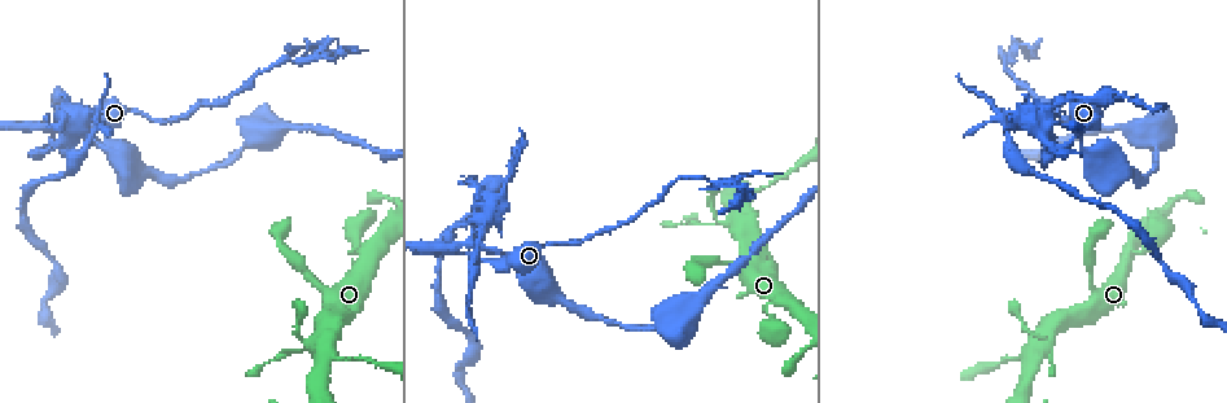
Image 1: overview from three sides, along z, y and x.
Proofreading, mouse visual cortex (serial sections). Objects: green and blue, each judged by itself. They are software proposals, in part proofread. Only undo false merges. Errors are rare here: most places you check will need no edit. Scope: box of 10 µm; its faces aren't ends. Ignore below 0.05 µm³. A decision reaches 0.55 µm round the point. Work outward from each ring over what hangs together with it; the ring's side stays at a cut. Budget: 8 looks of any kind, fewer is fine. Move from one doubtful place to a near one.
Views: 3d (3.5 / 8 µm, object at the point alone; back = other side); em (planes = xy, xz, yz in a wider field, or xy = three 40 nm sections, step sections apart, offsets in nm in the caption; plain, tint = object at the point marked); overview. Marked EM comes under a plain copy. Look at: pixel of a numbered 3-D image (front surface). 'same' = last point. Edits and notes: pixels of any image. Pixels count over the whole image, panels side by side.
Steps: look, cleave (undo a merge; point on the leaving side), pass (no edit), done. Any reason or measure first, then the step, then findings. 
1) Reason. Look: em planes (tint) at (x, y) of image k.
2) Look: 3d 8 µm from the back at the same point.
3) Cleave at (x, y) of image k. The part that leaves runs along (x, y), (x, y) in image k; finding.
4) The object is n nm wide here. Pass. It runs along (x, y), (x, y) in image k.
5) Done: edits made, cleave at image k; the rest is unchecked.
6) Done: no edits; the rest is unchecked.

Three-way junction. Look: em xy step 2 (tint) at (470, 241) of image 1.

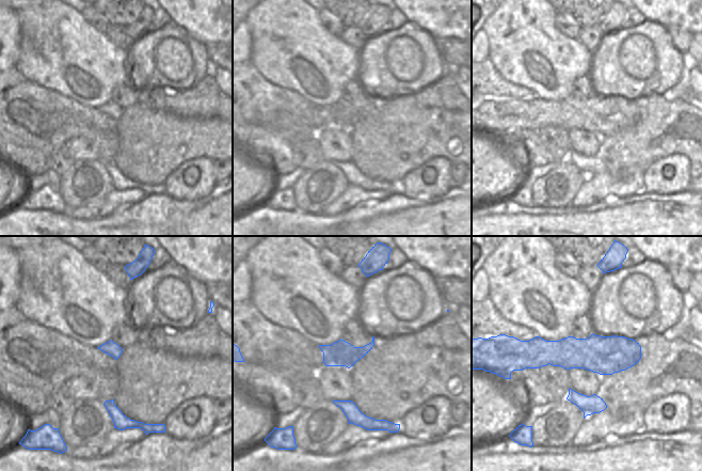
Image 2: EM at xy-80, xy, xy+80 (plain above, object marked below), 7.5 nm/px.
Wider look. Look: 3d 3.5 µm at the same point.

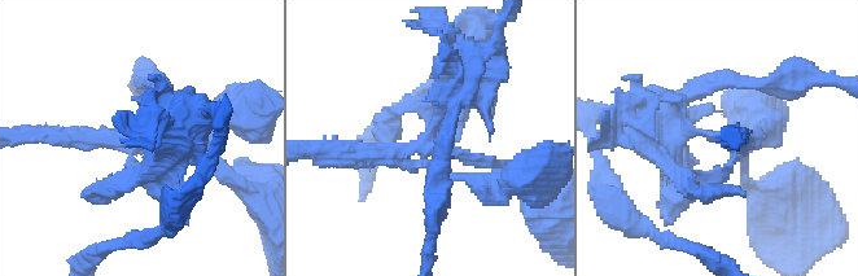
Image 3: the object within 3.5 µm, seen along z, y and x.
The arms are 200, 200, 250 nm wide. Pass. Continuous, no second cell.

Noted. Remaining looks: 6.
Abrupt turn. Look: 3d 8 µm at (1004, 117) of image 1.

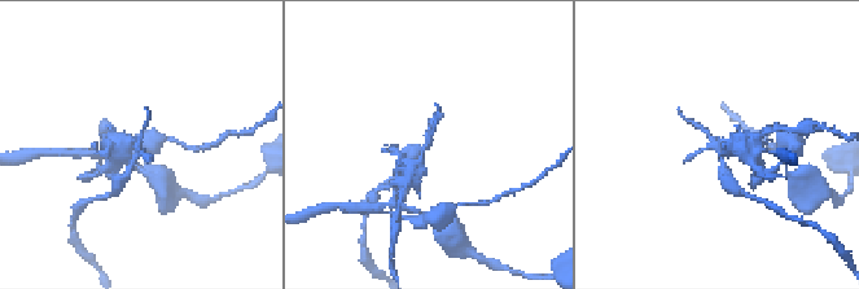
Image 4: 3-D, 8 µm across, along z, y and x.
Look: 3d 3.5 µm at the same point.

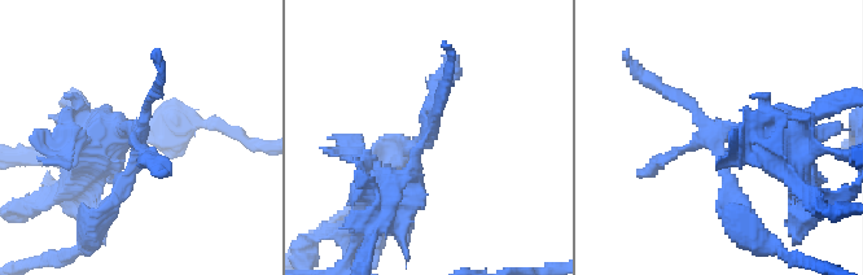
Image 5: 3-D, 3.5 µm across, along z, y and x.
Look: em xy step 5 (tint) at (428, 139) of image 5.

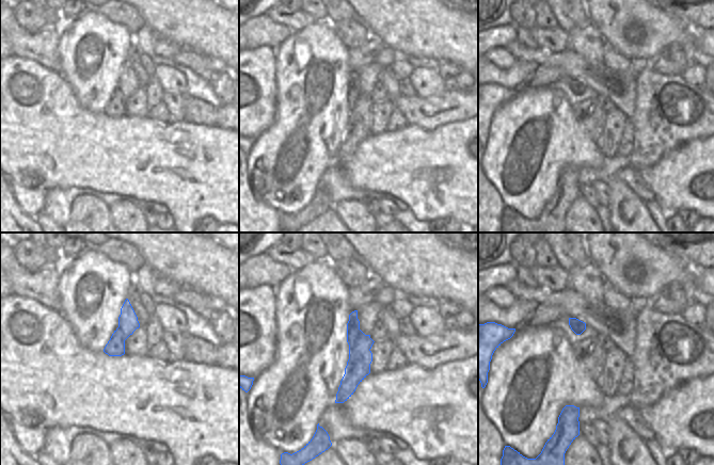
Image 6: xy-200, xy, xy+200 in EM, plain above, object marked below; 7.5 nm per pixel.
The object is 180 nm wide here. Pass. It runs along (787, 149), (723, 129), (736, 209) in image 5; one cell here.

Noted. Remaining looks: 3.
Narrows sharply. Look: 3d 8 µm at (364, 359) of image 1.

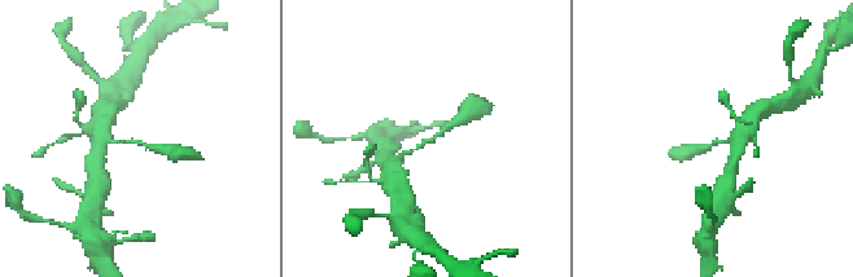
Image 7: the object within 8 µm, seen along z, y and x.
Closer look. Look: 3d 3.5 µm at the same point.

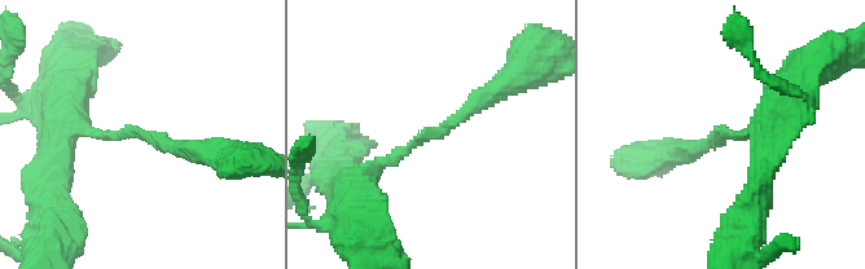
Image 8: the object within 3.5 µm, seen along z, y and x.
The arms are 200, 250 nm wide. Look: em xy step 1 (tint) at (136, 133) of image 8.

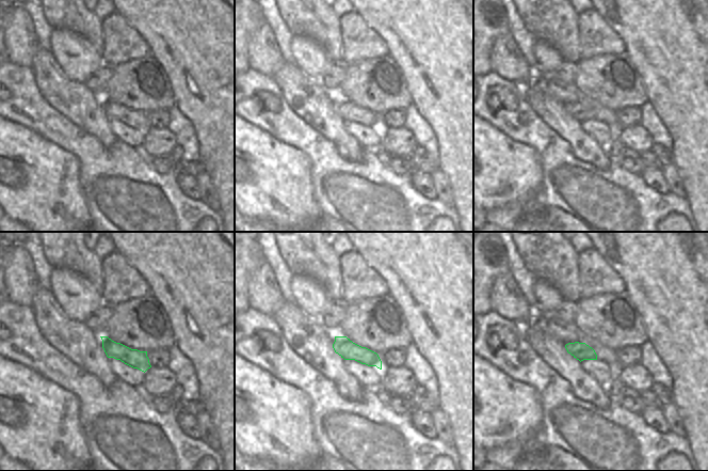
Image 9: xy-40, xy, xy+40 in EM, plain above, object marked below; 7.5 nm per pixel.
Pass. It runs along (359, 184), (495, 92) in image 8; all the same cell.

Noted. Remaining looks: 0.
Done: no edits; the rest is unchecked.

